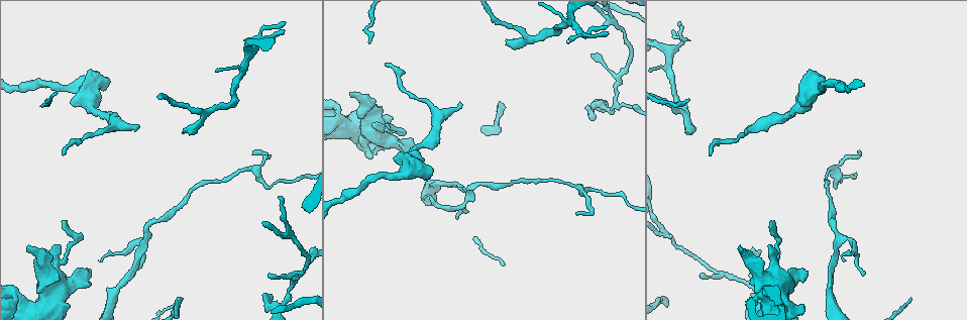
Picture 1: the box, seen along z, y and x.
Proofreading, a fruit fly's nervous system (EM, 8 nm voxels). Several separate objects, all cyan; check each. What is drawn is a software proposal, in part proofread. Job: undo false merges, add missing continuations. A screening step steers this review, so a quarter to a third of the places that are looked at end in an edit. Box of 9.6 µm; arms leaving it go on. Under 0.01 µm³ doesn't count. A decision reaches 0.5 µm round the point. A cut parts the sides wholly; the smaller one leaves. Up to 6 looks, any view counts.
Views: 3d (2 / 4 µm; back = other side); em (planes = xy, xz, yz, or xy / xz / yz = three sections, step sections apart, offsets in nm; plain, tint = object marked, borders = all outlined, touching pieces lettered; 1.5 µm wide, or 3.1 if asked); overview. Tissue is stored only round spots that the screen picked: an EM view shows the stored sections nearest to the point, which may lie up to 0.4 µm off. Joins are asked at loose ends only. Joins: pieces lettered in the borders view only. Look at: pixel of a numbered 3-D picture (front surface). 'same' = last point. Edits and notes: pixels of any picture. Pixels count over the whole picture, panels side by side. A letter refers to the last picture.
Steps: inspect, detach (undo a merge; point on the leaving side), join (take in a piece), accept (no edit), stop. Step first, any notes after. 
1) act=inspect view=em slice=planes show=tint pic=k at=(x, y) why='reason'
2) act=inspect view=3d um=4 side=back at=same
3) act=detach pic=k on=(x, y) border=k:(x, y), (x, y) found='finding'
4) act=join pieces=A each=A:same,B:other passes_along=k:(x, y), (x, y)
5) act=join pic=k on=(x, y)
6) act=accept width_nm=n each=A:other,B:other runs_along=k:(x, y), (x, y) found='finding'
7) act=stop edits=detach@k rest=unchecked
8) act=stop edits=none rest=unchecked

act=inspect view=3d um=4 pic=1 at=(506, 38) why='tapers out'

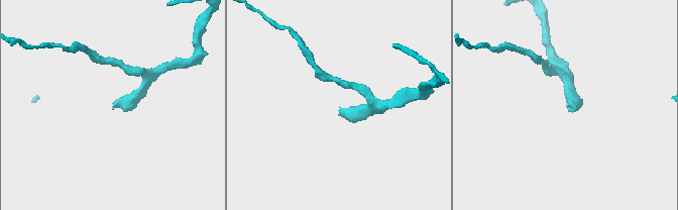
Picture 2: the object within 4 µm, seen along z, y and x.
act=inspect view=em slice=planes show=borders pic=2 at=(568, 106) why='shape alone is not enough'

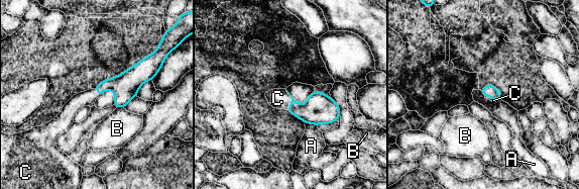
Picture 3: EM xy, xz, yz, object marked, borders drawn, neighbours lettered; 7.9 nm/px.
act=join pieces=C longest_contact=C:150nm each=A:other,B:other,C:same found='it goes on there'

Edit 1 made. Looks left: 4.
act=inspect view=overview why='see it whole again'

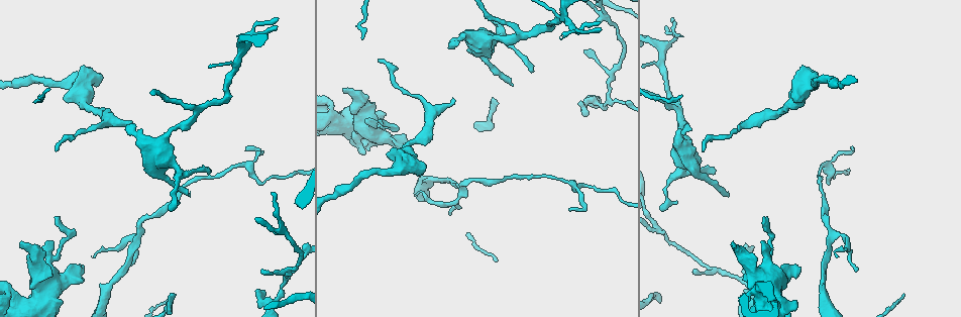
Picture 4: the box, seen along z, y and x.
act=inspect view=3d um=2 pic=4 at=(130, 121) why='branch stops here'

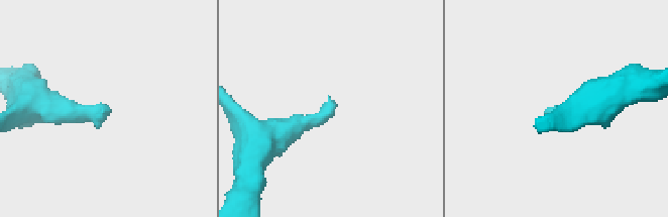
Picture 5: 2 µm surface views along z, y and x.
act=inspect view=em slice=planes show=borders pic=5 at=(551, 109) why='need the tissue'

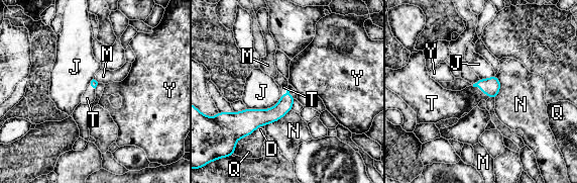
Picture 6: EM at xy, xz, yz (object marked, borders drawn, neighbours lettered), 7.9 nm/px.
act=join pieces=T each=D:other,J:other,M:other,N:other,Q:other,T:same,Y:other found='it goes on there'

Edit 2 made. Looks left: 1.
act=stop edits=join@3,join@6 rest=unchecked

